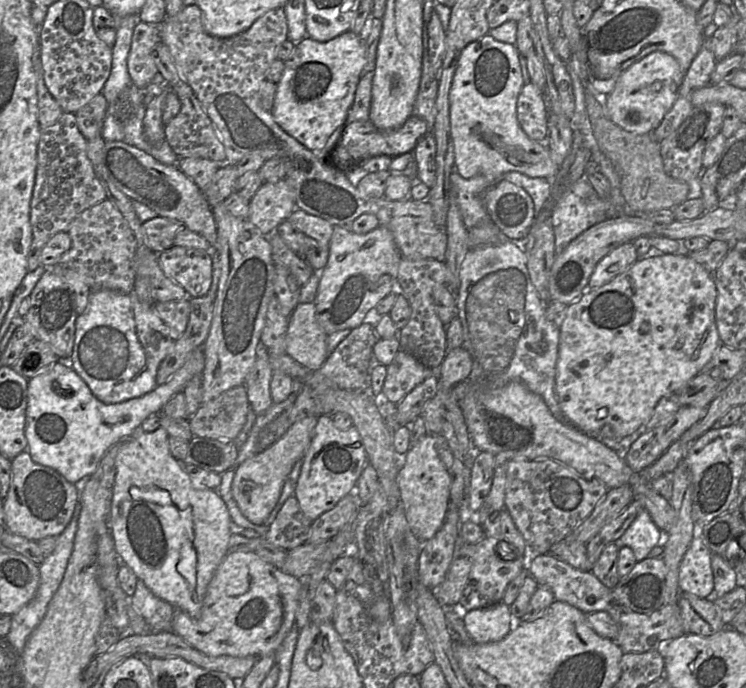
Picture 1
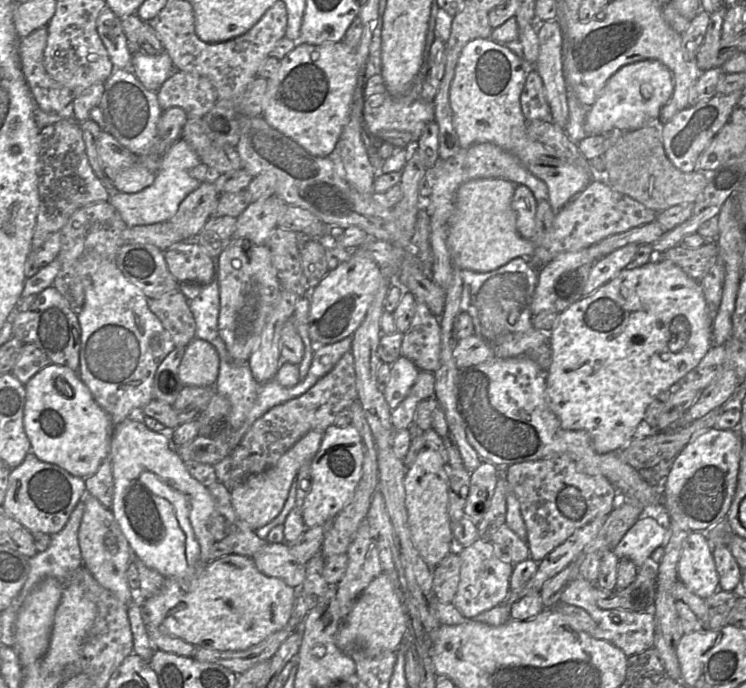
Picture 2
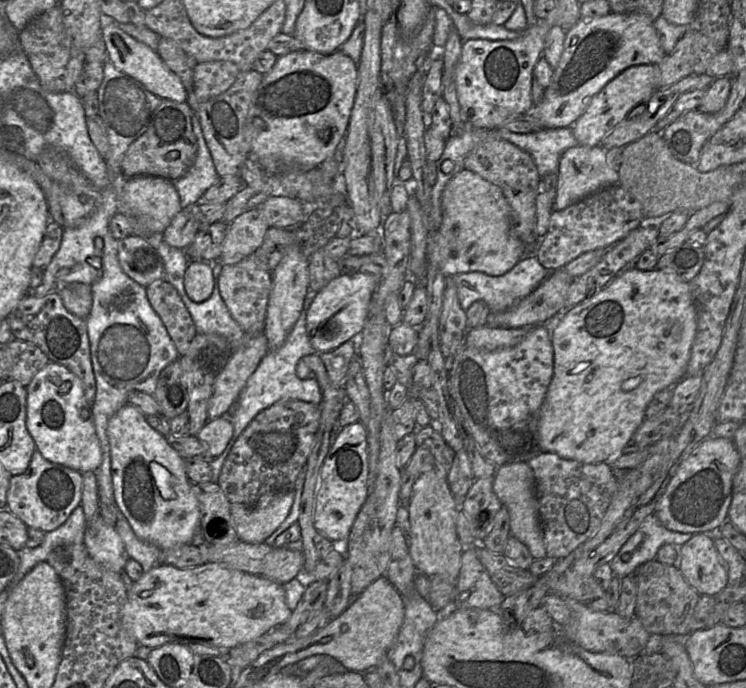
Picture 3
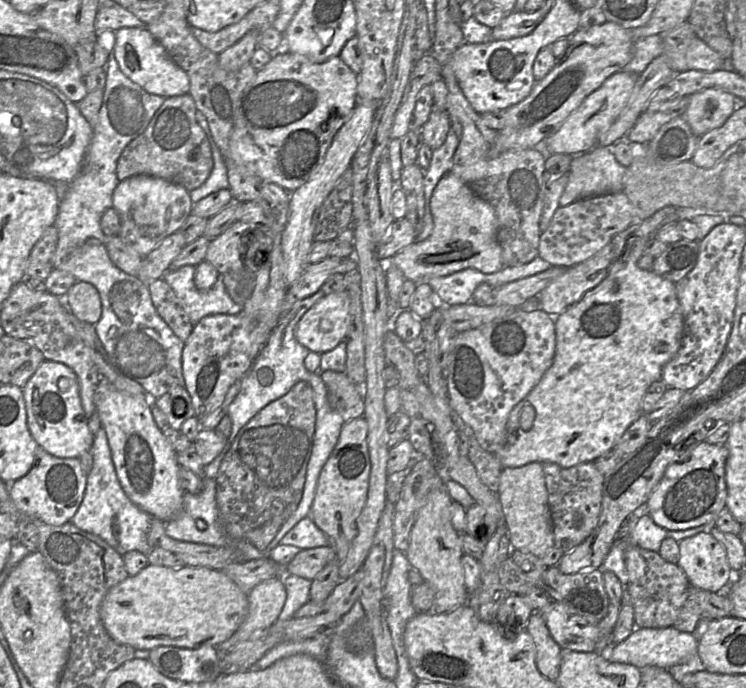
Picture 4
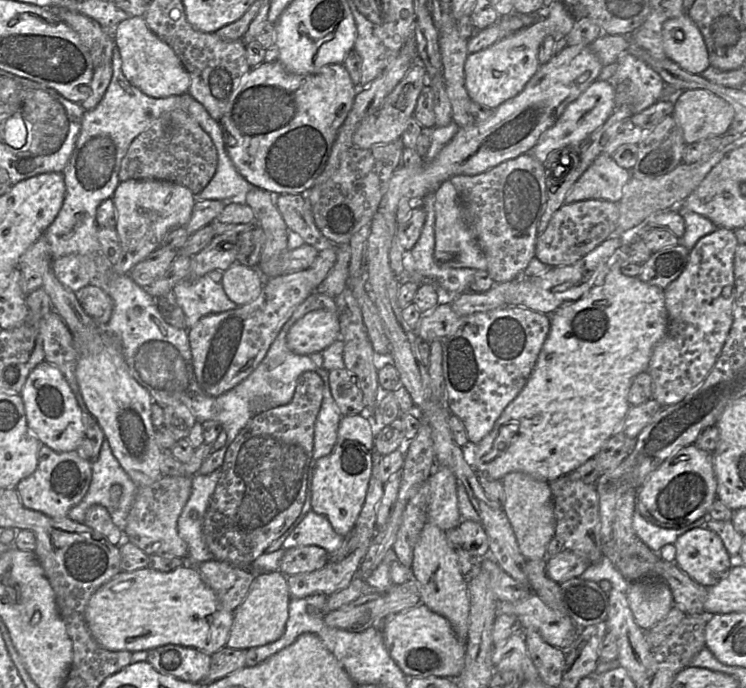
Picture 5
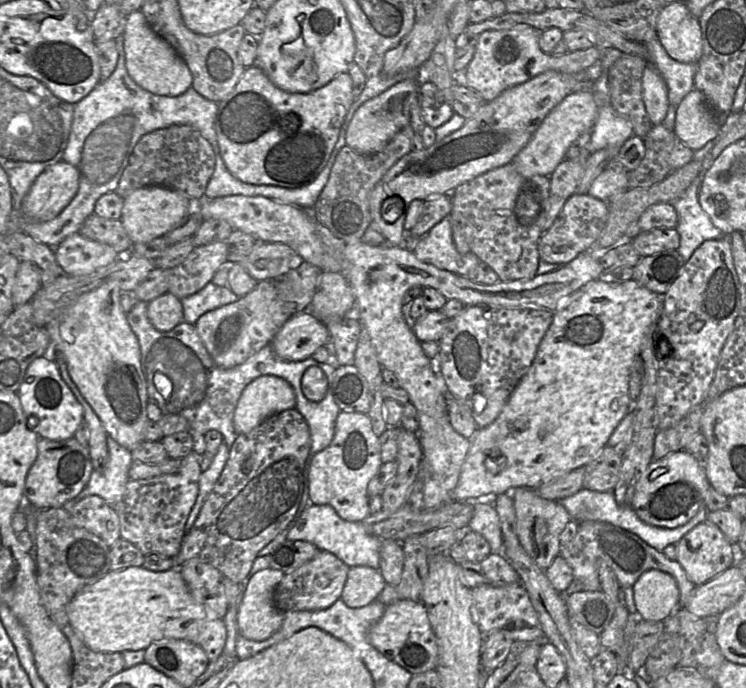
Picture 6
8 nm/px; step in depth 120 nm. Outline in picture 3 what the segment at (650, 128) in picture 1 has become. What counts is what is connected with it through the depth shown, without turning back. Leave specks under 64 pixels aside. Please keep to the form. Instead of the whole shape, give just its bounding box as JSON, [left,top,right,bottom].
[571,64,658,146]

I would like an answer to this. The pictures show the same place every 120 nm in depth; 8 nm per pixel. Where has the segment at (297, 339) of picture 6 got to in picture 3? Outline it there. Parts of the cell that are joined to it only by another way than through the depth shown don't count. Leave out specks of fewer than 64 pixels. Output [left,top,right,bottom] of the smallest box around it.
[307,272,378,353]

